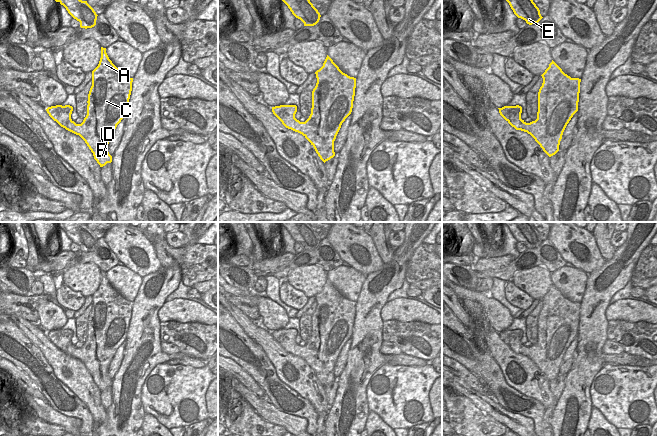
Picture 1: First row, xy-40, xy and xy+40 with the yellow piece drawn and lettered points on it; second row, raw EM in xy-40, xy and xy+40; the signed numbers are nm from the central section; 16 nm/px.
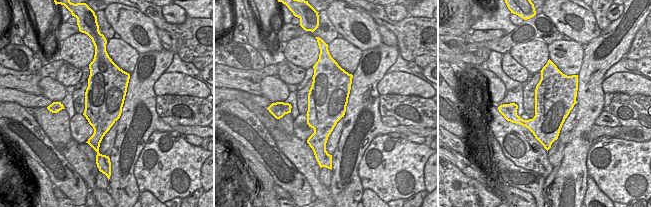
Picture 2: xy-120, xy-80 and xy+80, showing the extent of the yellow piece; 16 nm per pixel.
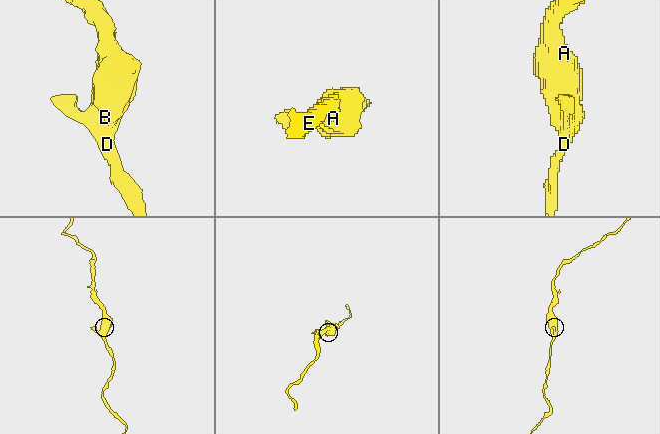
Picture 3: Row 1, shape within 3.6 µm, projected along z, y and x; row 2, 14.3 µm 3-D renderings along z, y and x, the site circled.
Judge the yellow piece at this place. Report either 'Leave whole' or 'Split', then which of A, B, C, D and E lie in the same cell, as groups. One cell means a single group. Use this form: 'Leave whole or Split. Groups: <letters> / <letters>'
Leave whole. Groups: A B C D E.

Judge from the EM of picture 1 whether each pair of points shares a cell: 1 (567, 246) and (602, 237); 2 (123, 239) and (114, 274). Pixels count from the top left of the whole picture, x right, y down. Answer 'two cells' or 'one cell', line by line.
1: two cells
2: two cells

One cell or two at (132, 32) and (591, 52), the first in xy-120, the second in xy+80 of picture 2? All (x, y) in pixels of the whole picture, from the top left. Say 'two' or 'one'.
two

